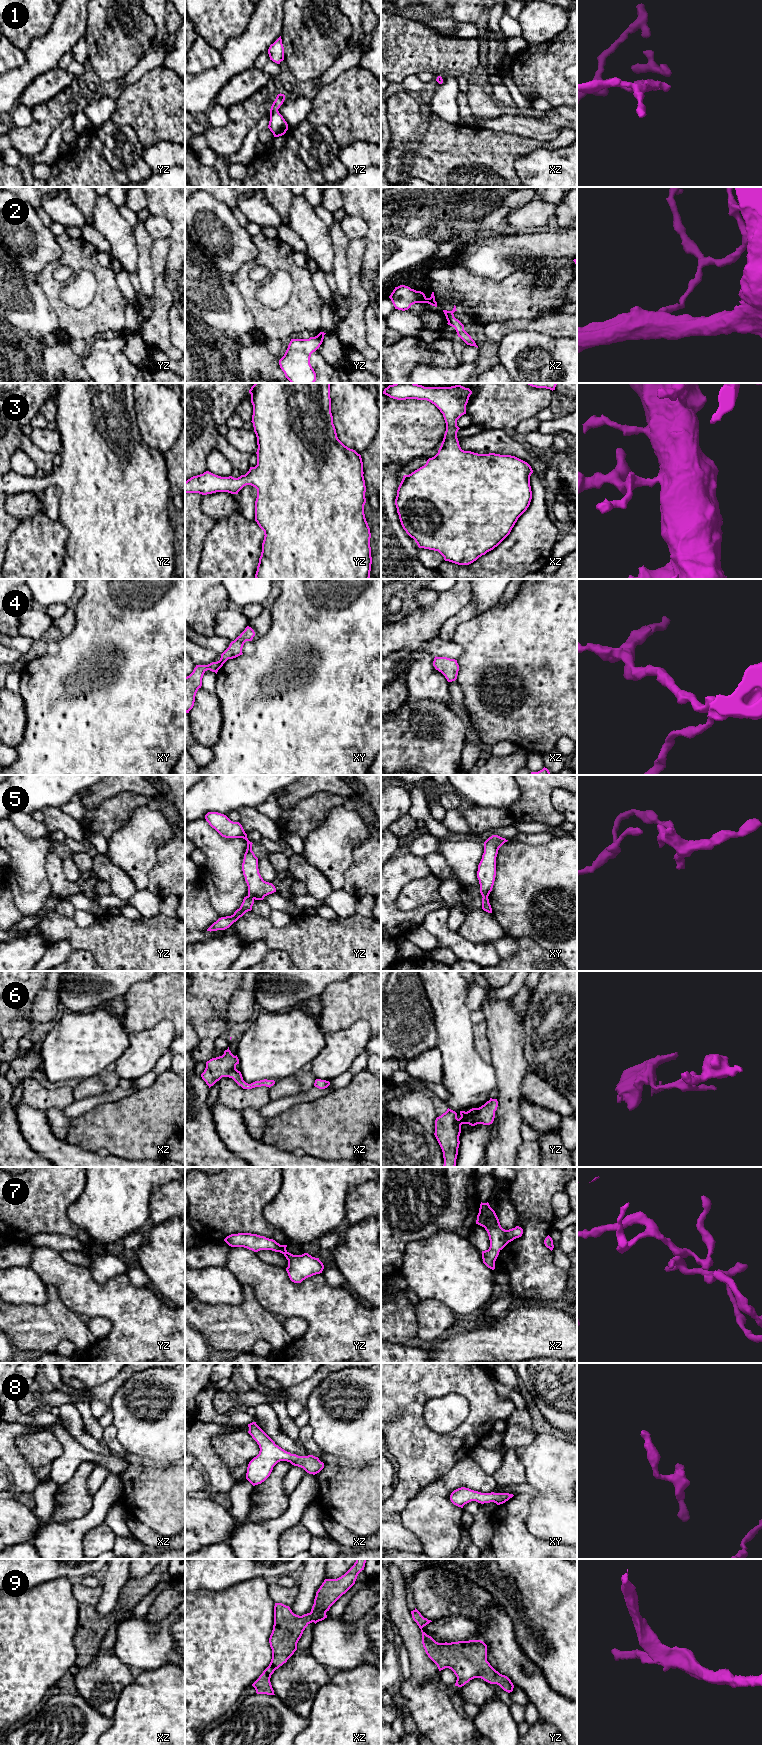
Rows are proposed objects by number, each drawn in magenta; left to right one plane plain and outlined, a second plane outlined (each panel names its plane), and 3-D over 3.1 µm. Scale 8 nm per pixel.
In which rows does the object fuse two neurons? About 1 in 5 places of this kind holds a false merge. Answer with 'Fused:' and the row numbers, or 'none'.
Fused: 5

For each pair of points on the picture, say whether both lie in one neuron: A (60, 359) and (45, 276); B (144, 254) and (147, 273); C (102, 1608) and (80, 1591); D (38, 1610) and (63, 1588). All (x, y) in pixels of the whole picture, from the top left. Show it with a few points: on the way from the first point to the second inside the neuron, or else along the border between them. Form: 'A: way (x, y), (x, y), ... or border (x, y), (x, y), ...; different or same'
A: border (68, 342), (79, 356); different
B: way (144, 259), (144, 268); same
C: border (101, 1585), (102, 1595), (94, 1607); different
D: way (44, 1607), (57, 1594); same

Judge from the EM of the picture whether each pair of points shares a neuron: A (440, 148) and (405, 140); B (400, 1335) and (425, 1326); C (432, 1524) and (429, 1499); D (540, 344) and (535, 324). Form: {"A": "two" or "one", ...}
{"A": "two", "B": "two", "C": "one", "D": "two"}

